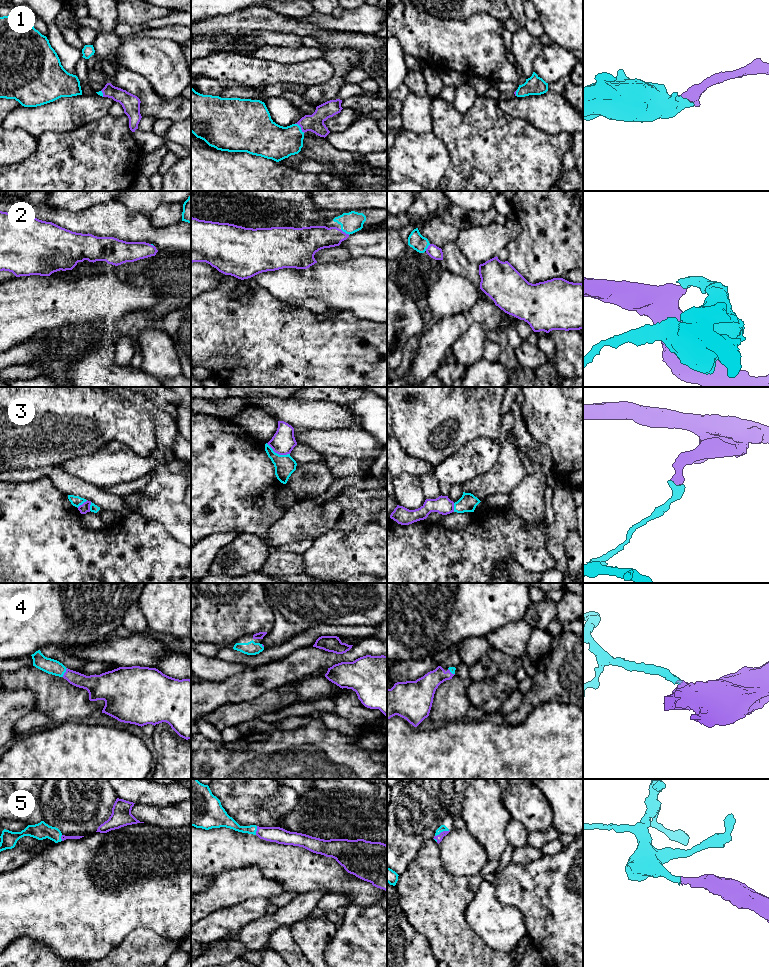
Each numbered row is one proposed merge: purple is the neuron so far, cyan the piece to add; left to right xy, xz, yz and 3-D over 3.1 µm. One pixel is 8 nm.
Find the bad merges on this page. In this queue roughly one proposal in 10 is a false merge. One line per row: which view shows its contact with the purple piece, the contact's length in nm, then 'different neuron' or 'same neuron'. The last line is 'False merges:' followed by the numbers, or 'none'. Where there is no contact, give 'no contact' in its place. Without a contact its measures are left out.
1: xz | 110 nm | same neuron
2: xz | 90 nm | same neuron
3: xz | 220 nm | different neuron
4: xy | 80 nm | same neuron
5: yz | 130 nm | same neuron
False merges: 3

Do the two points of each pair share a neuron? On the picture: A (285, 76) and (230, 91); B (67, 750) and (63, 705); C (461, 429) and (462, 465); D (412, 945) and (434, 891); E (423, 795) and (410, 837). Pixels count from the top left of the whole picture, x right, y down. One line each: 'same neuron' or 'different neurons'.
A: different neurons
B: different neurons
C: different neurons
D: different neurons
E: same neuron

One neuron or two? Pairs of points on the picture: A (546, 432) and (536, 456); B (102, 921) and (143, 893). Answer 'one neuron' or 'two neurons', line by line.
A: two neurons
B: one neuron

